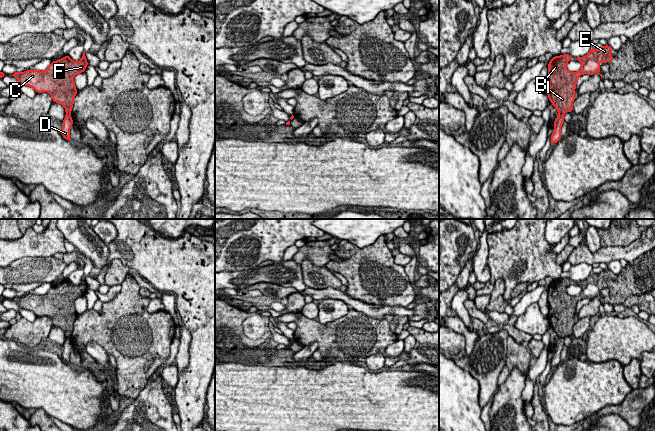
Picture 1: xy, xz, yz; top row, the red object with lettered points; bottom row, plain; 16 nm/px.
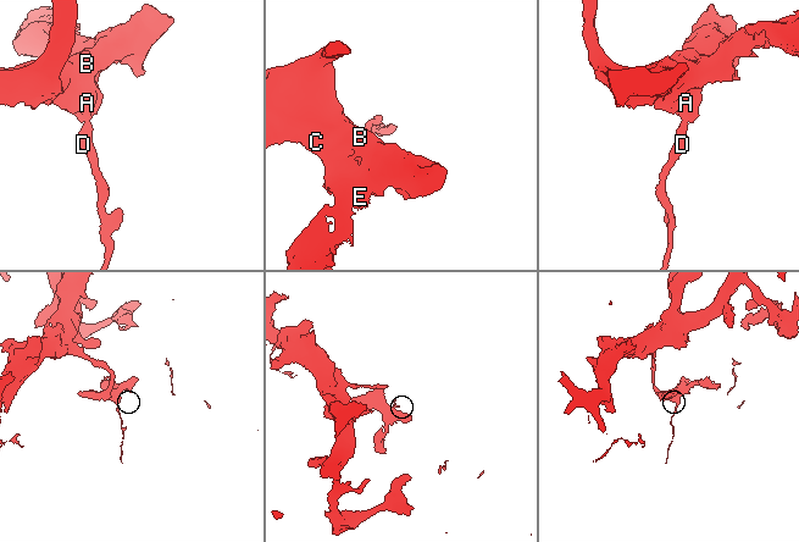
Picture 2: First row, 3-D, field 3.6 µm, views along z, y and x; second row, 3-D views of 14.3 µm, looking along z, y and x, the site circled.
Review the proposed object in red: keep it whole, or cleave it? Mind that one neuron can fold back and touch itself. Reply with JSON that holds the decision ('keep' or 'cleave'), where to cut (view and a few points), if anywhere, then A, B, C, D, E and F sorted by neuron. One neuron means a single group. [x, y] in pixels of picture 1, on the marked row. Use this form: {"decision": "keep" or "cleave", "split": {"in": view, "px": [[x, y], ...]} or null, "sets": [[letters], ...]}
{"decision": "cleave", "split": {"in": "yz", "px": [[559, 113], [563, 114]]}, "sets": [["A", "B", "C", "E", "F"], ["D"]]}

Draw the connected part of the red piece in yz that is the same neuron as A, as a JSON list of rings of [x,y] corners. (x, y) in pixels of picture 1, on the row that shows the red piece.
[[[609,45],[602,46],[600,49],[591,48],[586,56],[575,58],[582,64],[581,69],[577,72],[567,70],[566,65],[572,58],[568,54],[554,56],[549,61],[547,95],[559,114],[573,111],[573,101],[576,98],[575,88],[579,76],[599,73],[602,78],[599,63],[613,61],[612,50],[613,48]]]

